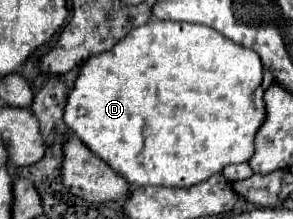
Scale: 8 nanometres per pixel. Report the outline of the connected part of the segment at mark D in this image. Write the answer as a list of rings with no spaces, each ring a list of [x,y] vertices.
[[[156,20],[132,28],[112,50],[94,54],[80,66],[64,108],[64,122],[130,186],[188,188],[252,156],[254,134],[266,114],[262,96],[262,62],[256,52],[238,48],[214,28]]]

